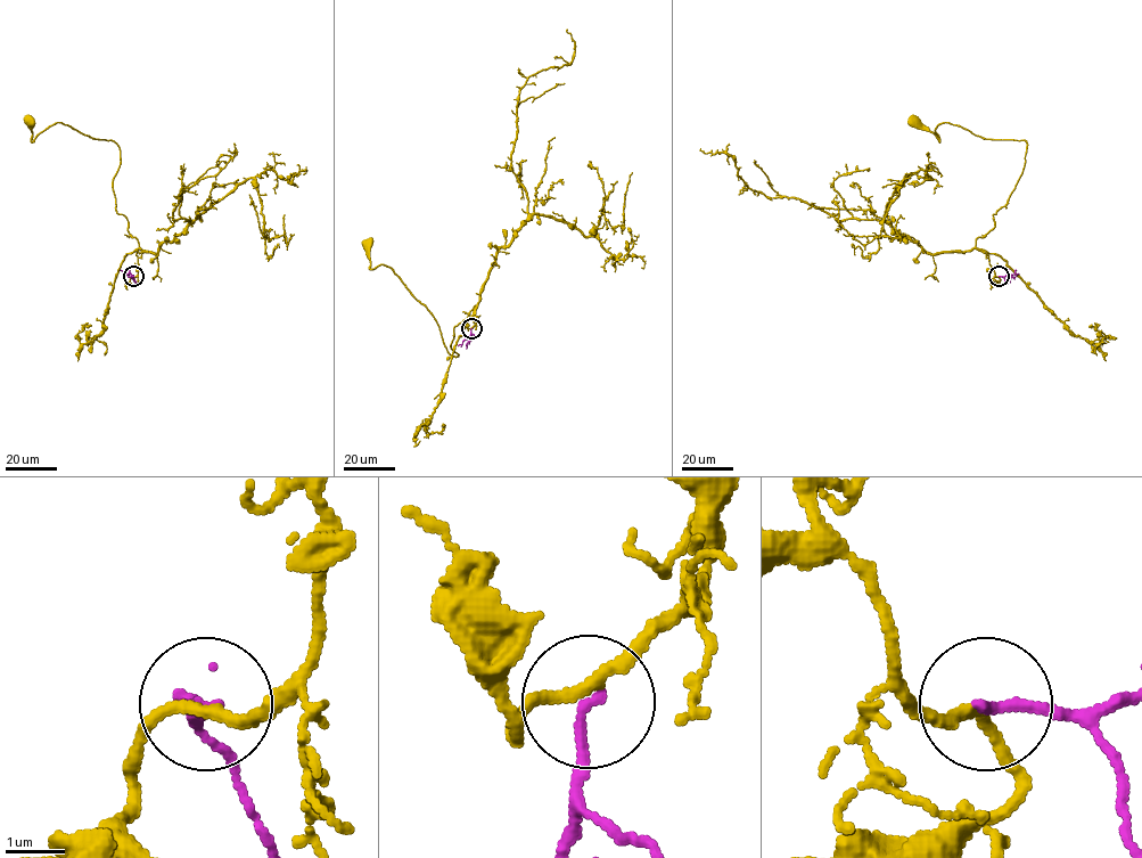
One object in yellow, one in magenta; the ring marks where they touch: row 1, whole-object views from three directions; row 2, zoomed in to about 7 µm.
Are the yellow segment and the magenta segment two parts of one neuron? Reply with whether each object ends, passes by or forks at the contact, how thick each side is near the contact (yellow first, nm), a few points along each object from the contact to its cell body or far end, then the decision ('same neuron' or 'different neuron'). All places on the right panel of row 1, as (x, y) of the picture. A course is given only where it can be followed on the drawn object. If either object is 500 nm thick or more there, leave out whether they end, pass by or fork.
yellow passes by; magenta ends; calibres 200 and 180 nm; course yellow (999, 276), (976, 239), (994, 227), (1027, 142), (947, 122), (935, 129), (939, 141), (914, 119); course magenta (999, 276), (1012, 275), (1016, 270); same neuron

